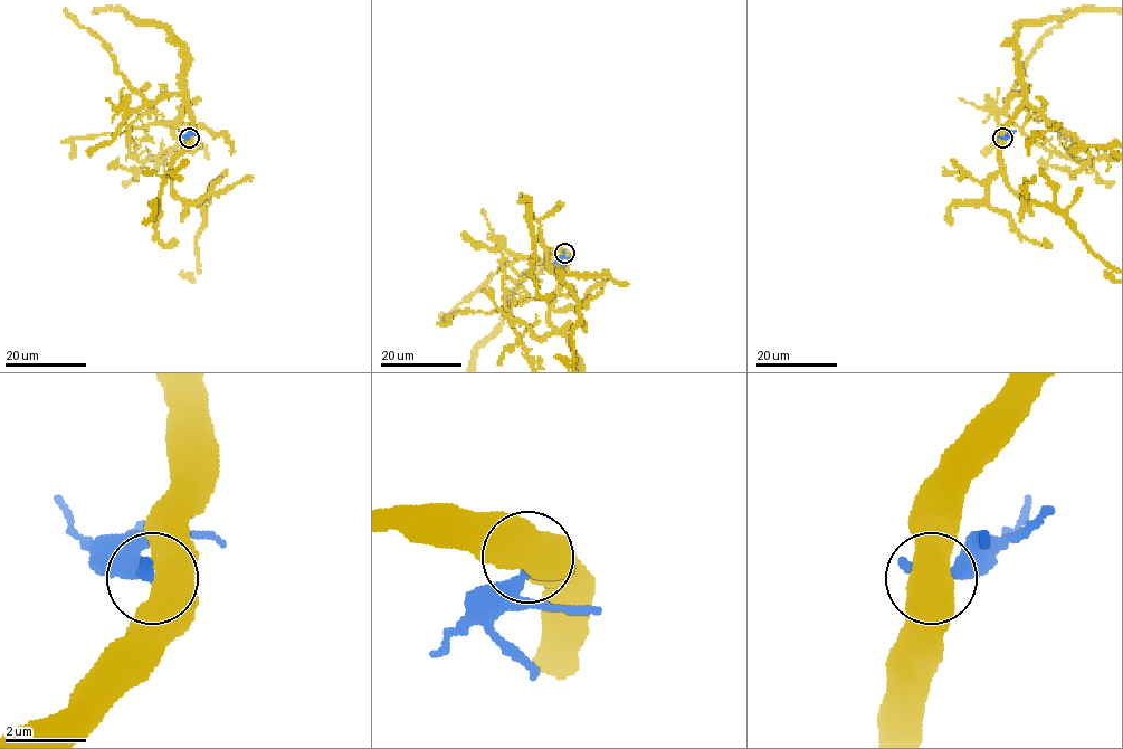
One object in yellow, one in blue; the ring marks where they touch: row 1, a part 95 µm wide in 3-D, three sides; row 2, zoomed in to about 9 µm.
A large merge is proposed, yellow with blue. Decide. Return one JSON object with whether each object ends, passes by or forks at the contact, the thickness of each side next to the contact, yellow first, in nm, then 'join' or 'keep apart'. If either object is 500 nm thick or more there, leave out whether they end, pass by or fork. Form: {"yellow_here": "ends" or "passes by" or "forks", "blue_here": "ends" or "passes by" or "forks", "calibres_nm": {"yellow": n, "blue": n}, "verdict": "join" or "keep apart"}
{"yellow_here": "forks", "blue_here": "ends", "calibres_nm": {"yellow": 480, "blue": 320}, "verdict": "keep apart"}

